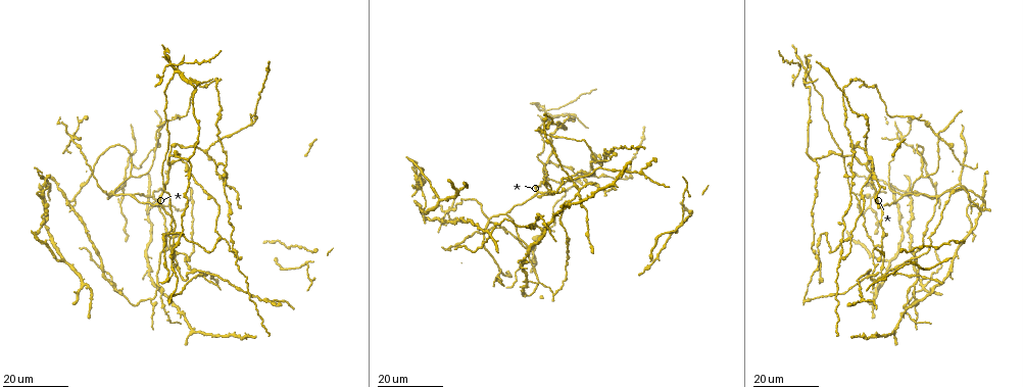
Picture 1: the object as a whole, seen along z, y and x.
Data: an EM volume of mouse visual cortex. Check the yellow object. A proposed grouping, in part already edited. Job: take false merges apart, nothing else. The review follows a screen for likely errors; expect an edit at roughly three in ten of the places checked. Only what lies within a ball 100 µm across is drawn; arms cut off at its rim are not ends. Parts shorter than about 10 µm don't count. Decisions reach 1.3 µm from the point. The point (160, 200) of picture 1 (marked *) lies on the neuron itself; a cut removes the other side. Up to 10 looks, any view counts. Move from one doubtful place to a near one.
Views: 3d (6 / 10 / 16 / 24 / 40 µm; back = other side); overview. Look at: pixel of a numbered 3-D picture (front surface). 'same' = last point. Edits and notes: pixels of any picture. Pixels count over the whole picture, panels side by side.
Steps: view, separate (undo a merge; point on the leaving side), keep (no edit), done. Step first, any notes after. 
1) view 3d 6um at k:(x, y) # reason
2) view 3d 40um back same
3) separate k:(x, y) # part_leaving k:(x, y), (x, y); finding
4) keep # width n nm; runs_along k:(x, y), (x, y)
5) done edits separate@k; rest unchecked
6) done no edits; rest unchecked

view 3d 16um at 1:(489, 218)

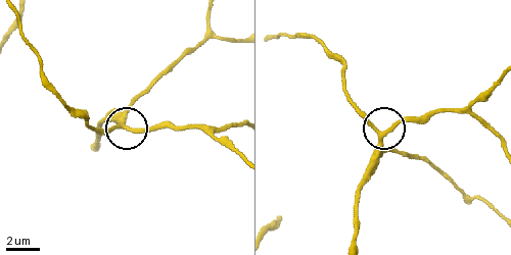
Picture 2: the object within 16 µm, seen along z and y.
view 3d 10um at 2:(380, 133)

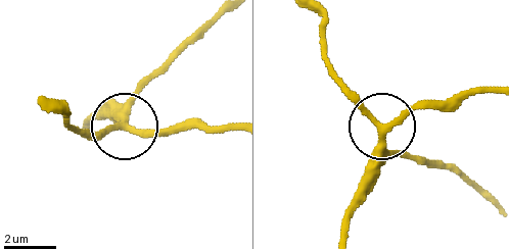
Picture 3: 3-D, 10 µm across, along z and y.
keep # runs_along 3:(231, 128), (75, 128); all the same neuron

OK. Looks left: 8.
view 3d 16um at 1:(961, 182) # three-way junction

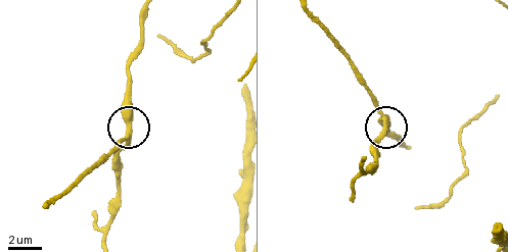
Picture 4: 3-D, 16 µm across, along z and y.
view 3d 6um at 4:(131, 137)

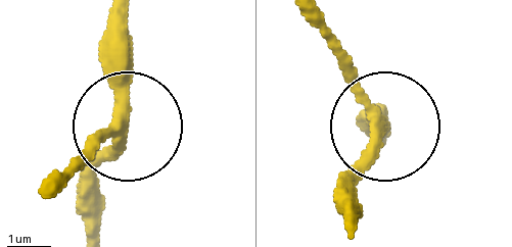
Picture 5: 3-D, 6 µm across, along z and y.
keep # width 300 nm; runs_along 5:(44, 185), (125, 122), (122, 16); one neuron here

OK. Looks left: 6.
view 3d 16um at 1:(923, 283) # thin arm on a thick one

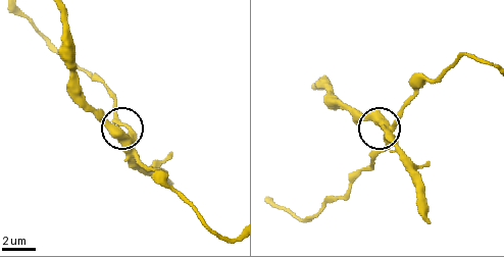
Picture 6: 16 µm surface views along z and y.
view 3d 6um at 6:(128, 139) # closer look

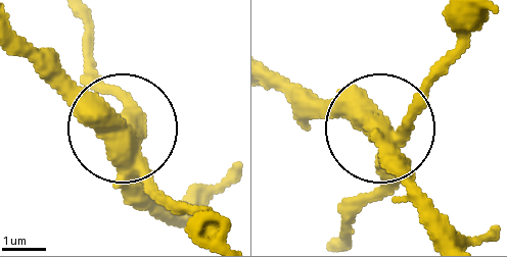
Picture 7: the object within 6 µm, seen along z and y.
keep # width 470 nm; one neuron here

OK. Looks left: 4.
view 3d 24um at 1:(71, 139) # looks like a crossing

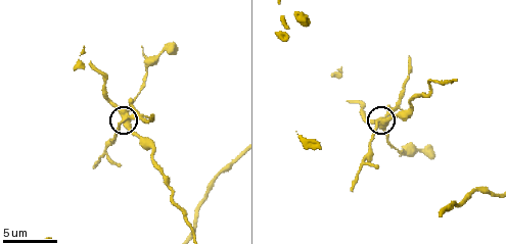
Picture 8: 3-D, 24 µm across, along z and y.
view 3d 10um at 8:(120, 121)

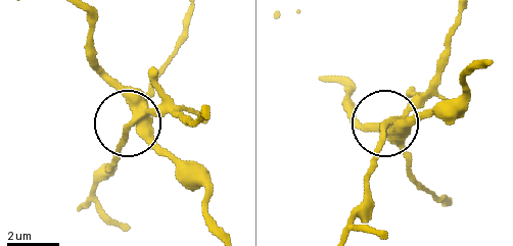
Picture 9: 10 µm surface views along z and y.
separate 9:(166, 102) # arms 4; two neurons meet here

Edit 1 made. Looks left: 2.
done edits separate@9; rest unchecked

